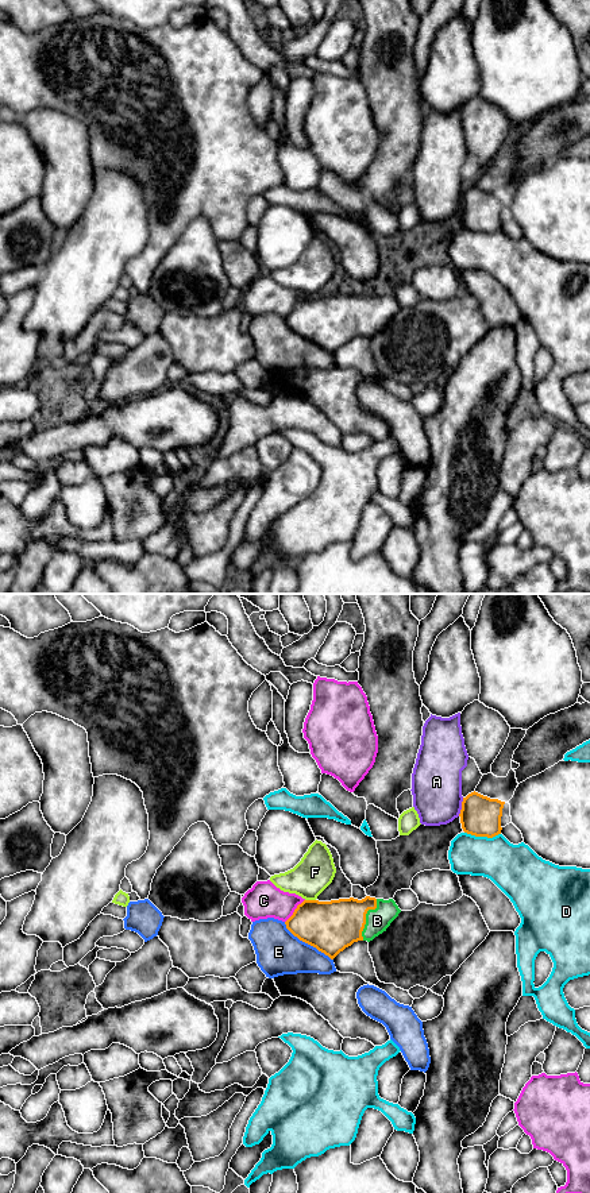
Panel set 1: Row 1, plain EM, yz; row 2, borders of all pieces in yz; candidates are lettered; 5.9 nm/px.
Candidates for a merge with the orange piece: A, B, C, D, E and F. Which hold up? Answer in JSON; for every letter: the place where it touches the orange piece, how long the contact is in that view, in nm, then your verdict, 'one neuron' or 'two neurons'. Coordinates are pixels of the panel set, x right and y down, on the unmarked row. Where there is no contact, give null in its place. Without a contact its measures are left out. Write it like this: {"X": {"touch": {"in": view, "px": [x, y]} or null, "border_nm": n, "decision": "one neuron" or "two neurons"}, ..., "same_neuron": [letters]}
{"A": {"touch": {"in": "yz", "px": [462, 203]}, "border_nm": 120, "decision": "two neurons"}, "B": {"touch": {"in": "yz", "px": [365, 313]}, "border_nm": 260, "decision": "one neuron"}, "C": {"touch": {"in": "yz", "px": [294, 307]}, "border_nm": 180, "decision": "two neurons"}, "D": {"touch": {"in": "yz", "px": [482, 231]}, "border_nm": 220, "decision": "two neurons"}, "E": {"touch": {"in": "yz", "px": [307, 338]}, "border_nm": 380, "decision": "two neurons"}, "F": {"touch": {"in": "yz", "px": [311, 296]}, "border_nm": 60, "decision": "two neurons"}, "same_neuron": ["B"]}

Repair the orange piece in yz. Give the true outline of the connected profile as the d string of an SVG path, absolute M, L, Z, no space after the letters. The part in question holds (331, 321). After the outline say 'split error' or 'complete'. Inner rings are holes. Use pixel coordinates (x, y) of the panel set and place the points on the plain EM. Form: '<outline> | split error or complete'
M393 294L304 296L285 320L300 336L333 355L354 337L370 337L386 327L400 308Z | split error

